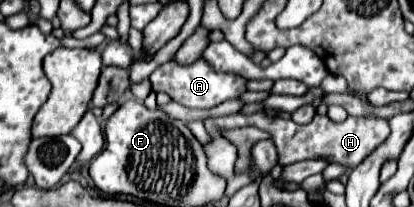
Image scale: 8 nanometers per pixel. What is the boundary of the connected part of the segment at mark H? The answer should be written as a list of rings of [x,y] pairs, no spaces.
[[[259,110],[255,114],[231,114],[231,116],[221,116],[221,118],[211,118],[205,120],[205,128],[209,134],[215,134],[217,128],[243,128],[243,126],[255,126],[271,134],[271,140],[277,148],[279,154],[279,164],[287,166],[299,160],[309,160],[309,158],[323,158],[329,164],[341,164],[347,170],[353,170],[359,166],[383,140],[389,136],[389,124],[387,120],[381,118],[353,118],[349,116],[343,122],[333,122],[327,116],[315,116],[309,124],[301,126],[295,124],[293,120],[283,120],[279,116],[271,116],[265,110]]]

